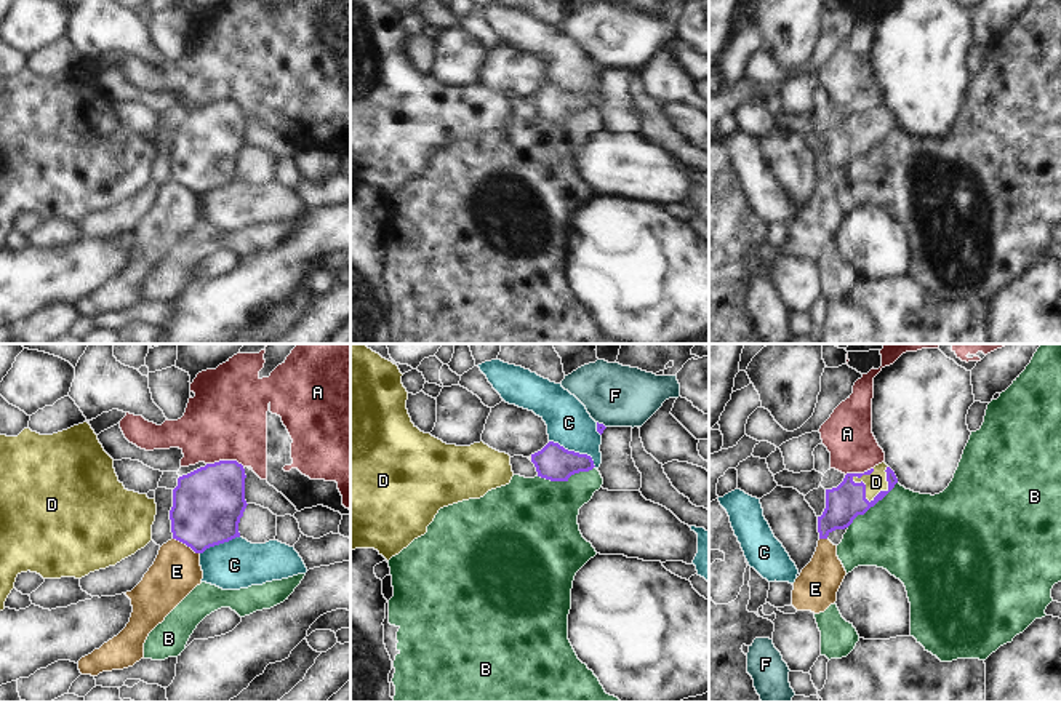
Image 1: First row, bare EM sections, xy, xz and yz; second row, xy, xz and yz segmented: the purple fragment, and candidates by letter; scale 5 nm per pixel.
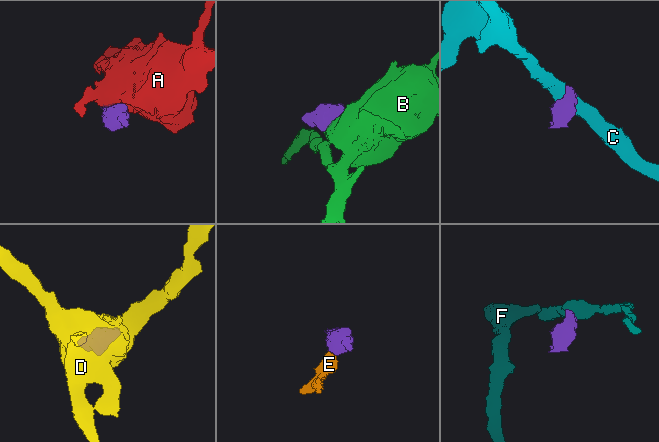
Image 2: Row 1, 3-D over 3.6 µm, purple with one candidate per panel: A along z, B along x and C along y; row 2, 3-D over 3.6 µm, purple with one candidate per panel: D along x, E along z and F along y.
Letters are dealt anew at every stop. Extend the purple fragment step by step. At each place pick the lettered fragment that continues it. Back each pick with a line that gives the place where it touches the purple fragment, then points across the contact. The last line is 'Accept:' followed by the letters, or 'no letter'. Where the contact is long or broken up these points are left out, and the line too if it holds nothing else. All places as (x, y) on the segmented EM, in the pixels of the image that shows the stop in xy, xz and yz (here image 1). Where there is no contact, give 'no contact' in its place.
D: contact yz (888, 486); way yz (847, 501), (869, 501), (888, 486), (876, 482)
Accept: D

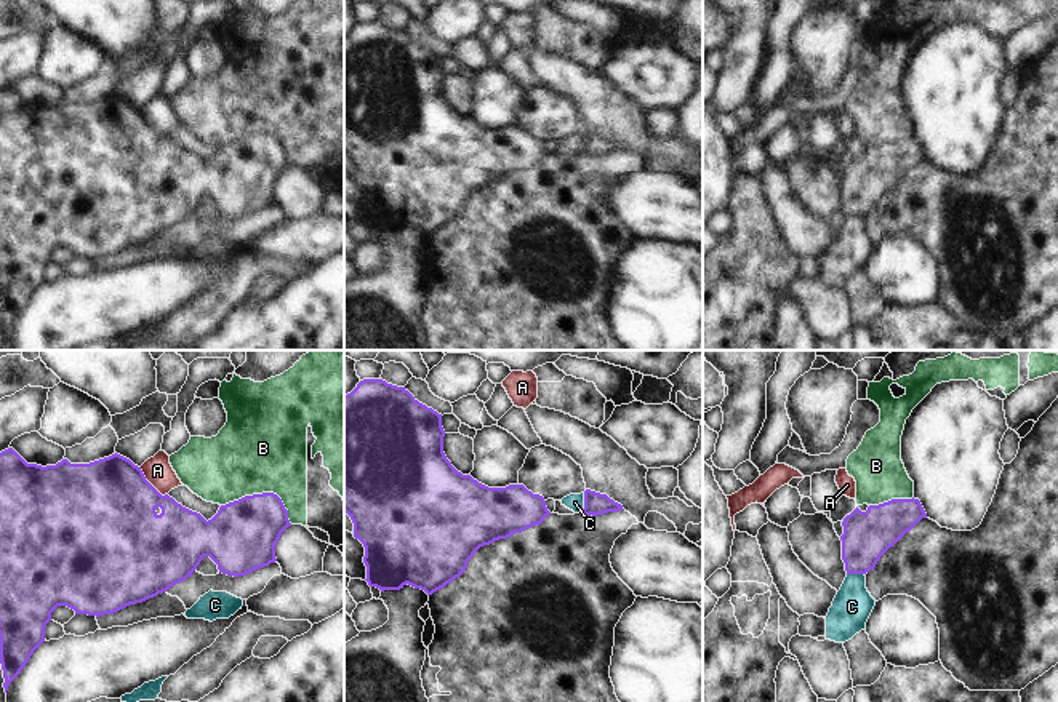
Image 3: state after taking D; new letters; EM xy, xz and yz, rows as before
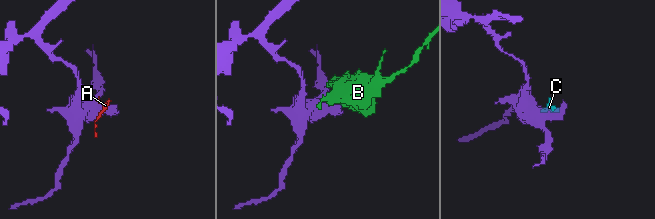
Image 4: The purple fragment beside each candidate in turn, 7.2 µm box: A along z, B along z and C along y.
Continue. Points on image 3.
Accept: no letter

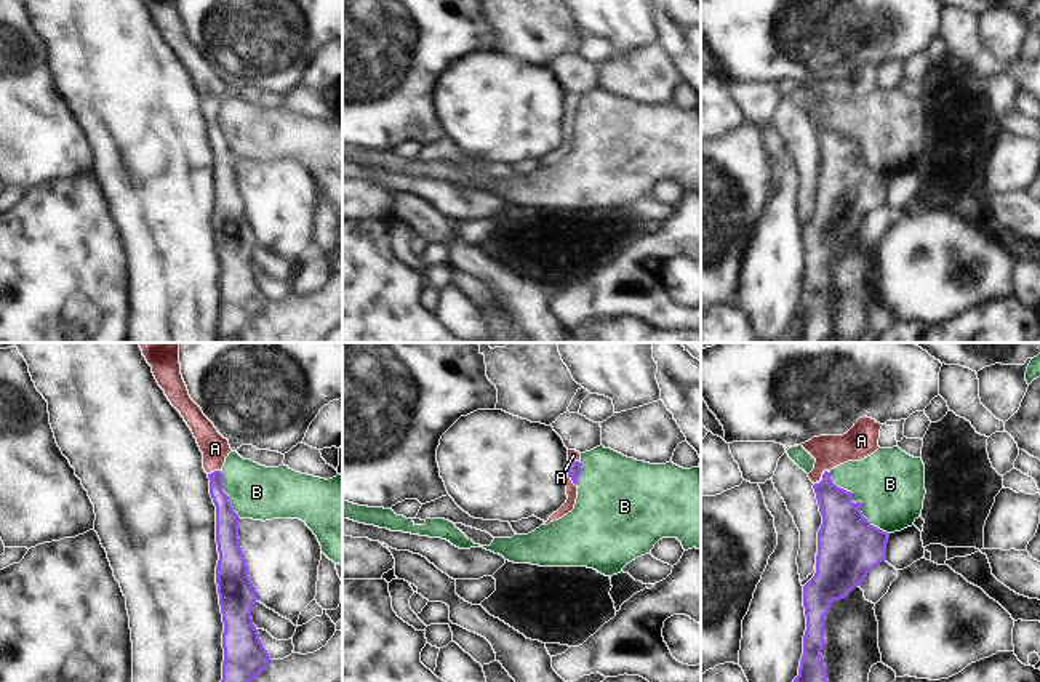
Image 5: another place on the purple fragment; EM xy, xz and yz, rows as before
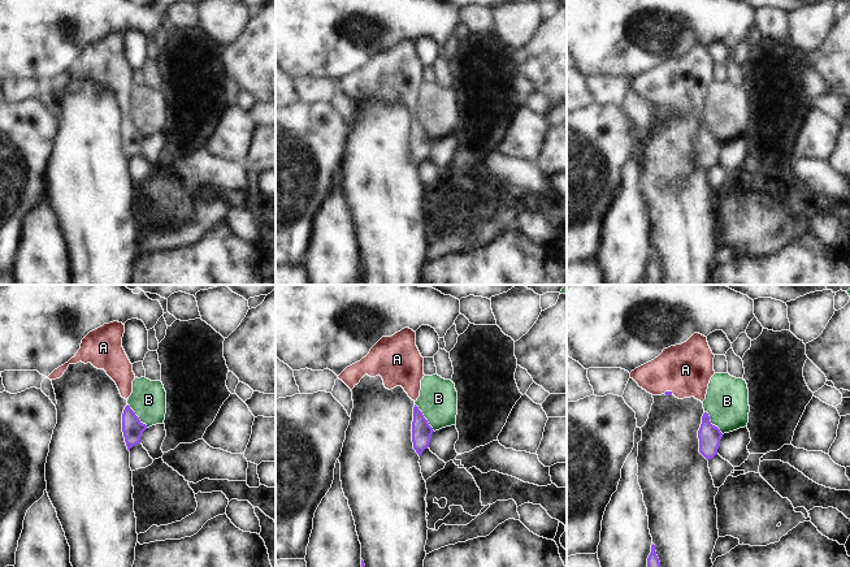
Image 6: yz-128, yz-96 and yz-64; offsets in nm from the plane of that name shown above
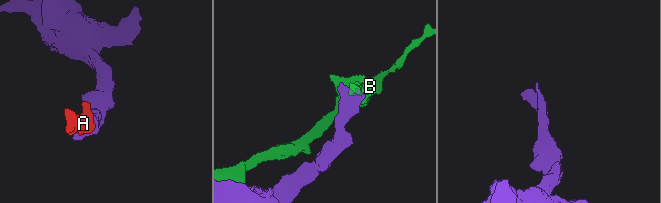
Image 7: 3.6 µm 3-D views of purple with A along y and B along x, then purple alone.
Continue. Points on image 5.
A: contact xy (215, 471); way xy (228, 519), (216, 493), (215, 471), (215, 449)
Accept: A

